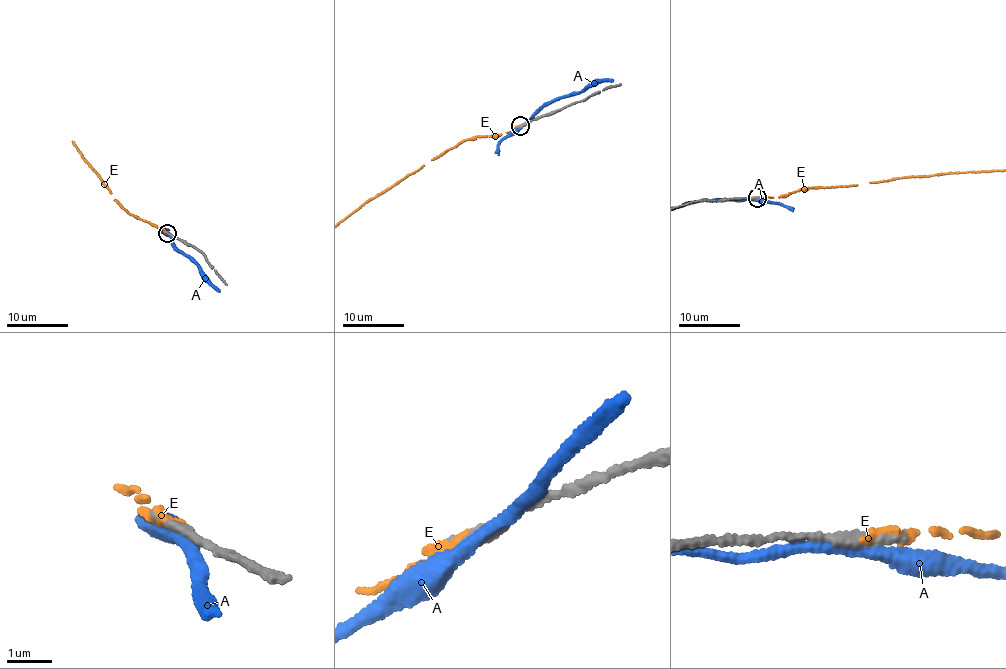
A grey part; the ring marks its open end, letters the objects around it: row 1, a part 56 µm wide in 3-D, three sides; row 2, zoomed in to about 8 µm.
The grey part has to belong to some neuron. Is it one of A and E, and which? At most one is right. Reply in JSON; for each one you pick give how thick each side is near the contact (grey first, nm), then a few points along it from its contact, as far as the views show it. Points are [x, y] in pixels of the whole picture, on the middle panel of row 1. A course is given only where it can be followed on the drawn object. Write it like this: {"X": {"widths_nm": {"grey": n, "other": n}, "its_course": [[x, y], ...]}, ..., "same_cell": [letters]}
{"E": {"widths_nm": {"grey": 320, "other": 240}}, "same_cell": ["E"]}

